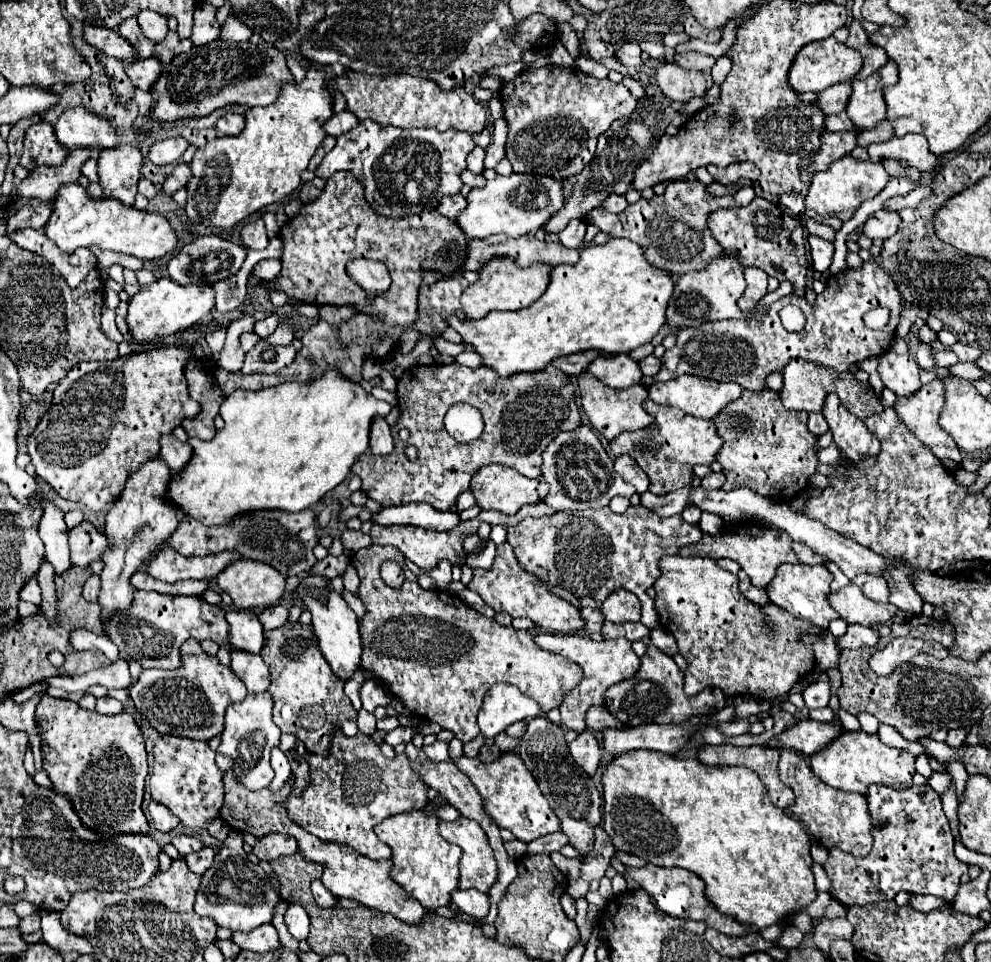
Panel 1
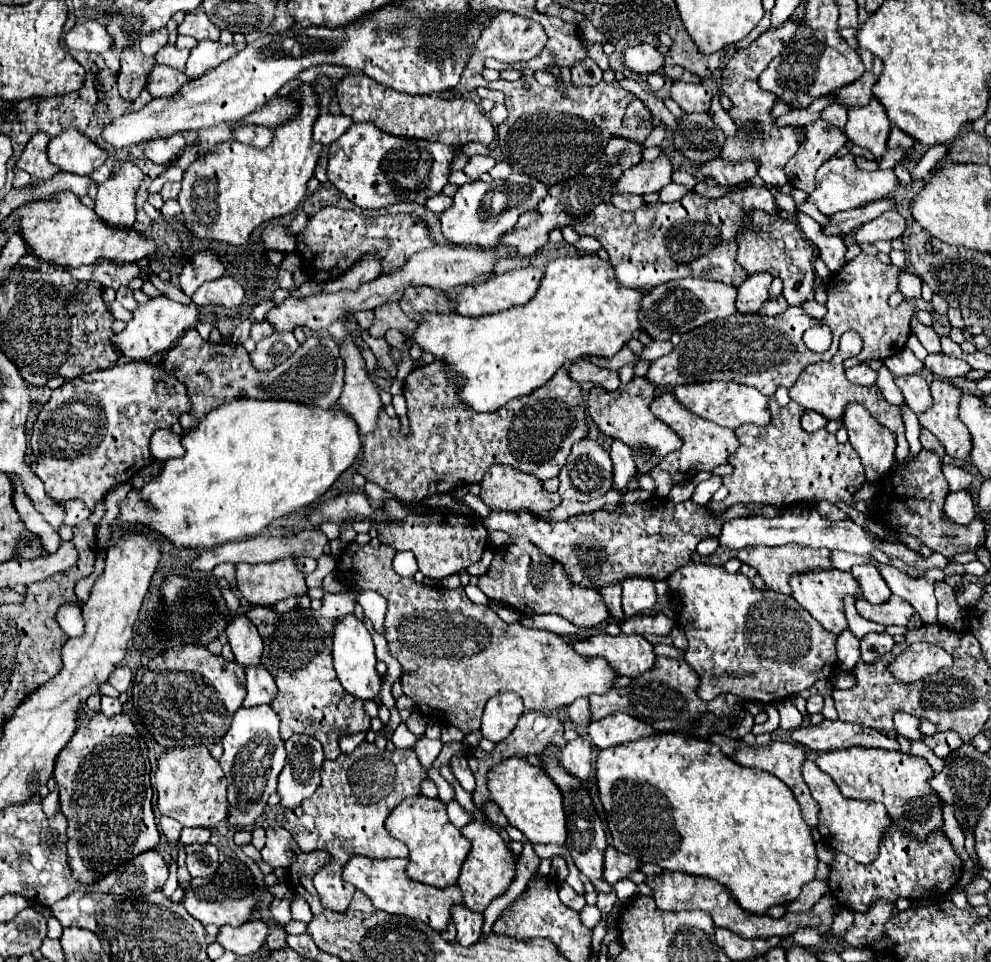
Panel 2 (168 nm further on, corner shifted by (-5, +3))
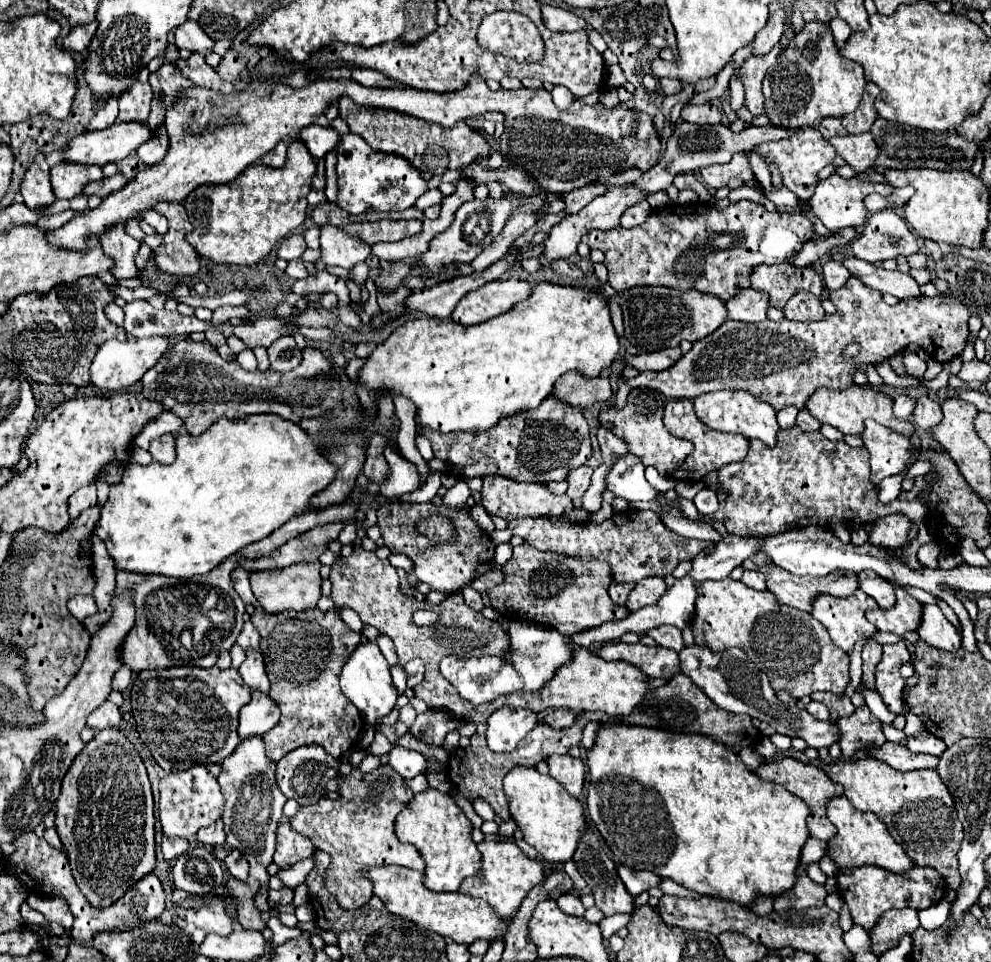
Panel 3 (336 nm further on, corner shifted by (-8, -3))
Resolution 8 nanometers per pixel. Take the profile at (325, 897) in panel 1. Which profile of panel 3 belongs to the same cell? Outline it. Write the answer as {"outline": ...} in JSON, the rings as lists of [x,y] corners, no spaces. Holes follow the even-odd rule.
{"outline":[[[381,765],[371,773],[353,769],[349,775],[339,775],[337,783],[339,799],[321,797],[315,805],[301,807],[297,815],[289,819],[289,823],[297,833],[309,837],[315,849],[331,855],[325,887],[337,897],[339,907],[359,909],[373,896],[373,884],[362,874],[365,865],[401,865],[419,871],[425,869],[419,851],[413,845],[399,843],[393,833],[395,817],[403,805],[413,799],[413,791],[391,765]]]}

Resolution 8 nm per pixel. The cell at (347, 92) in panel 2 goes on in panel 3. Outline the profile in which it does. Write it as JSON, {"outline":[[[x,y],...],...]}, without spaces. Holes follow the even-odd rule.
{"outline":[[[341,97],[339,115],[347,121],[351,133],[365,137],[365,141],[373,149],[401,155],[409,159],[415,169],[431,171],[433,175],[443,175],[447,169],[467,167],[469,163],[473,163],[475,157],[487,157],[491,151],[491,145],[483,137],[483,133],[471,129],[465,121],[459,121],[459,125],[455,127],[443,127],[435,123],[429,125],[423,119],[393,111],[393,109],[357,105],[355,101],[351,101],[351,97]]]}

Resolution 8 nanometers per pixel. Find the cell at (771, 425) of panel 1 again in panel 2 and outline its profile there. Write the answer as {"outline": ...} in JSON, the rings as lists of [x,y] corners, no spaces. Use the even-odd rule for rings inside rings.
{"outline":[[[770,399],[772,423],[766,427],[742,425],[736,429],[740,439],[740,449],[728,457],[728,463],[734,467],[730,477],[722,477],[724,485],[730,489],[728,497],[720,503],[708,503],[708,511],[714,517],[720,517],[728,507],[738,503],[760,503],[770,507],[790,507],[796,503],[808,501],[816,505],[820,501],[830,501],[836,505],[838,501],[848,507],[870,515],[874,501],[856,501],[854,493],[864,485],[864,467],[860,457],[850,445],[840,445],[832,433],[820,429],[816,433],[806,433],[800,427],[802,407],[790,401],[788,407],[780,407],[774,399]]]}

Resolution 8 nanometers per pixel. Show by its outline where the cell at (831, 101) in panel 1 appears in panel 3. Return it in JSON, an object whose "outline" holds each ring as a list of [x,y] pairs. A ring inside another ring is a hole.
{"outline":[[[679,123],[675,125],[675,131],[673,135],[669,135],[667,139],[667,145],[665,145],[665,151],[661,155],[661,159],[657,161],[657,165],[653,165],[641,179],[637,179],[635,183],[639,183],[639,187],[655,193],[659,189],[667,189],[675,175],[679,173],[689,173],[689,171],[697,171],[697,169],[703,169],[703,167],[709,167],[713,163],[727,163],[731,161],[731,157],[735,153],[741,153],[741,151],[749,151],[761,143],[767,143],[767,141],[777,141],[777,139],[787,139],[795,133],[795,129],[785,129],[785,127],[775,127],[775,125],[769,125],[769,127],[747,127],[739,133],[733,133],[727,125],[723,123],[717,123],[717,125],[697,125],[697,123]]]}

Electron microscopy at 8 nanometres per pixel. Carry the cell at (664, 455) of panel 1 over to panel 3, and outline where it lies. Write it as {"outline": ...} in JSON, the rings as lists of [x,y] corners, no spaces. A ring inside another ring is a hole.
{"outline":[[[671,399],[667,405],[665,405],[665,413],[663,413],[663,423],[667,427],[667,431],[675,437],[681,437],[681,439],[687,439],[695,445],[693,453],[687,455],[687,459],[683,461],[683,467],[673,471],[671,477],[675,479],[683,479],[683,481],[699,481],[703,479],[707,473],[711,471],[717,471],[719,467],[723,465],[729,465],[729,463],[735,463],[735,461],[743,461],[743,457],[747,455],[747,449],[749,449],[749,441],[743,439],[741,435],[733,435],[733,433],[721,433],[721,431],[713,431],[709,429],[707,425],[703,425],[695,411],[693,411],[693,403],[687,401],[687,399]]]}

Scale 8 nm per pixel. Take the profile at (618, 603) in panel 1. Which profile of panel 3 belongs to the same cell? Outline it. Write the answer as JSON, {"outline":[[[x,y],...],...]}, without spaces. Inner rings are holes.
{"outline":[[[647,577],[639,583],[635,583],[635,587],[631,589],[629,599],[627,599],[627,609],[637,611],[641,607],[655,605],[663,597],[665,591],[667,591],[667,585],[665,585],[663,577]]]}

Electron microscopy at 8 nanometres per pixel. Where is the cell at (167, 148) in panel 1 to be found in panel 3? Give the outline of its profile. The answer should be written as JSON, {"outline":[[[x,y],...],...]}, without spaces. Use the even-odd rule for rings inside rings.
{"outline":[[[161,129],[151,141],[147,141],[147,145],[141,145],[137,149],[137,155],[141,157],[141,161],[145,165],[157,165],[159,161],[163,161],[163,157],[167,155],[169,151],[169,137],[165,133],[165,129]]]}

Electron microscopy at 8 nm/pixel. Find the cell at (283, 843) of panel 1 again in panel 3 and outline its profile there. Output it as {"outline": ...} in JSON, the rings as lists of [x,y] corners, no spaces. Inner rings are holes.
{"outline":[[[289,823],[279,825],[279,829],[277,829],[277,851],[275,851],[273,861],[281,869],[287,869],[297,861],[307,859],[309,855],[313,855],[313,851],[315,851],[315,847],[311,847],[311,841],[307,841],[303,835],[295,833]]]}

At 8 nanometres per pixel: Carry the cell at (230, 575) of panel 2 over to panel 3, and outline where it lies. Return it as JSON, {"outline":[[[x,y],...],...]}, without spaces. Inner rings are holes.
{"outline":[[[237,567],[237,569],[233,569],[233,573],[231,573],[231,579],[233,579],[235,591],[239,593],[239,597],[241,597],[241,599],[243,599],[247,605],[255,603],[255,597],[253,597],[253,593],[251,593],[251,587],[249,587],[249,571],[245,571],[245,569]]]}

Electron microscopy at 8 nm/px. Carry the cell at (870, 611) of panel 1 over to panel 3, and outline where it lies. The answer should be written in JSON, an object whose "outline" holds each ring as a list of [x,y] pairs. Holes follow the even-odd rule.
{"outline":[[[897,589],[897,601],[891,609],[871,609],[865,613],[867,621],[877,627],[877,631],[887,631],[895,635],[905,635],[907,631],[915,631],[919,627],[919,601],[913,599],[903,589]]]}

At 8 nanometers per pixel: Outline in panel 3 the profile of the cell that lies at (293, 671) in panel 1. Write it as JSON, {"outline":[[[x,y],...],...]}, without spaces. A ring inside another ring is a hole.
{"outline":[[[317,607],[315,609],[305,609],[305,611],[283,611],[283,613],[265,613],[257,609],[253,615],[253,625],[261,635],[261,653],[265,659],[265,669],[271,681],[271,697],[279,703],[281,709],[281,719],[279,723],[263,735],[265,745],[267,745],[267,755],[273,761],[279,761],[285,753],[301,747],[301,745],[311,745],[317,743],[321,745],[331,757],[339,759],[349,747],[355,747],[359,733],[365,727],[365,721],[355,705],[343,697],[339,689],[339,673],[343,663],[347,661],[349,653],[353,653],[355,645],[361,641],[361,633],[353,631],[341,617],[337,609],[331,609],[327,613],[321,613]]]}

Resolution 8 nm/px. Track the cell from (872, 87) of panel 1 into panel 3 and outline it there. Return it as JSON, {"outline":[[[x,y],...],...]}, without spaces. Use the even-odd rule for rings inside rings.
{"outline":[[[865,131],[865,133],[859,133],[859,135],[831,137],[829,143],[845,159],[845,163],[853,165],[857,171],[863,171],[865,167],[873,165],[877,155],[879,155],[879,147],[877,147],[871,131]]]}

